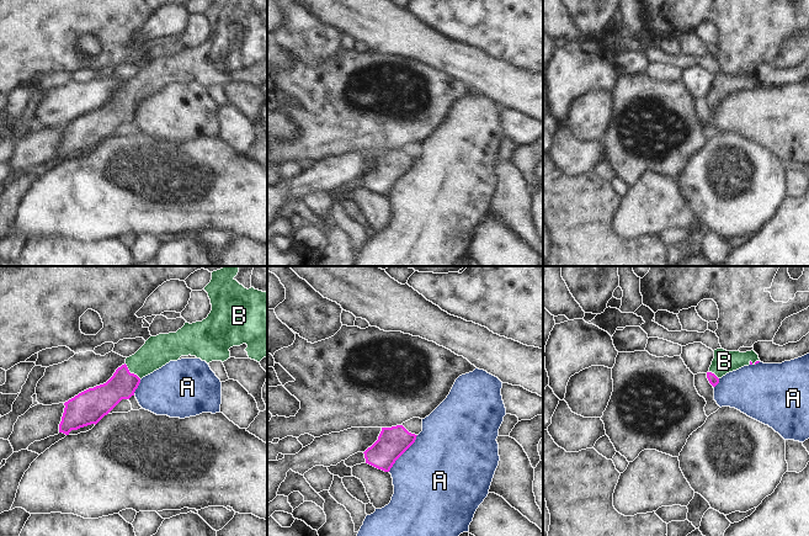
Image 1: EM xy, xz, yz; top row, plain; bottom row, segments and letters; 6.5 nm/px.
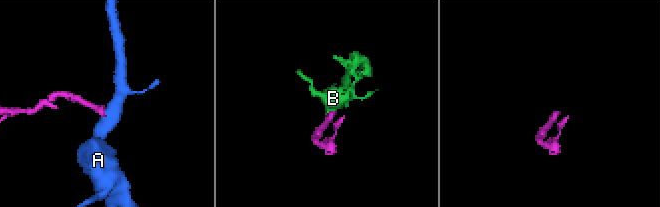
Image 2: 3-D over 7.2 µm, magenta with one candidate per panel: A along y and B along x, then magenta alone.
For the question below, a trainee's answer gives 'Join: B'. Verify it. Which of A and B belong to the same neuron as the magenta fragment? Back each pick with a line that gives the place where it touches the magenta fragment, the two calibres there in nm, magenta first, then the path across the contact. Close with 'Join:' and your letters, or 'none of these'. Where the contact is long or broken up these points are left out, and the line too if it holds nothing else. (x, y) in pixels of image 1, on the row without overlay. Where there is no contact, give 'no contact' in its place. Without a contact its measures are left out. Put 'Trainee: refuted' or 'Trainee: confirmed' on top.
Trainee: confirmed
B: xy (132, 97) | 180/200 nm | across xy (102, 122), (110, 118), (132, 97), (159, 74)
Join: B

